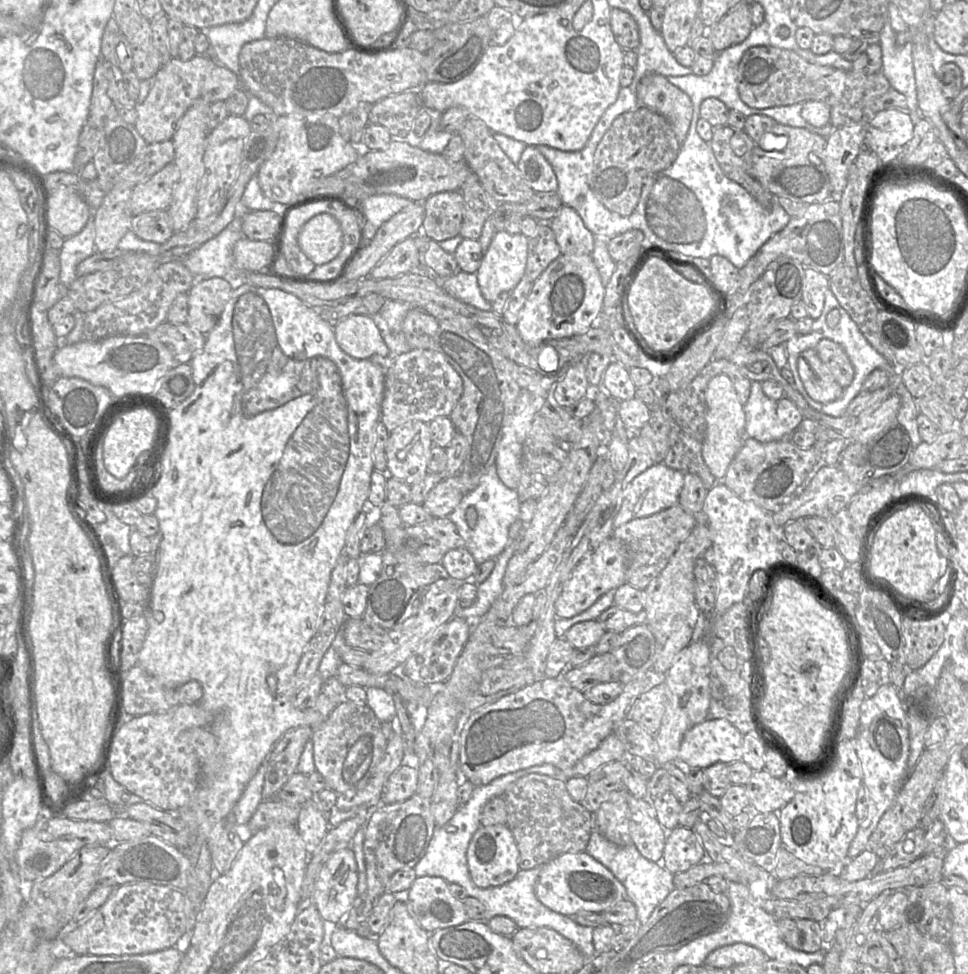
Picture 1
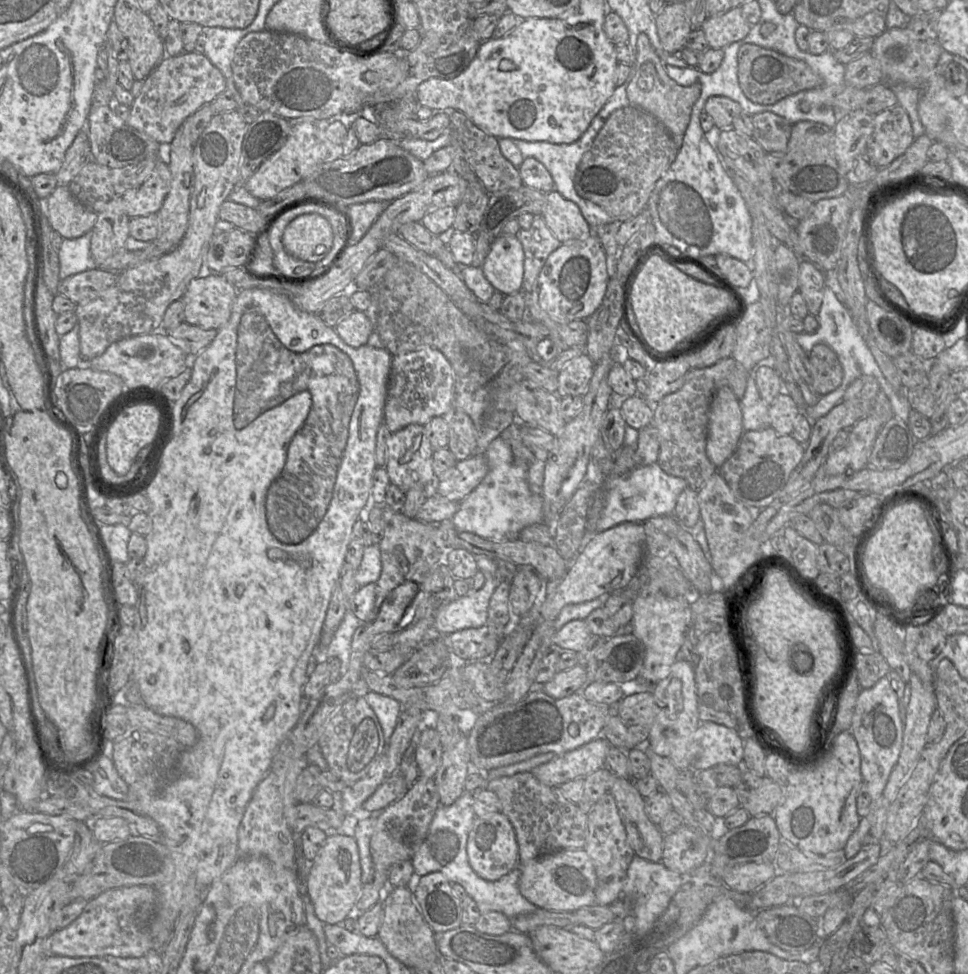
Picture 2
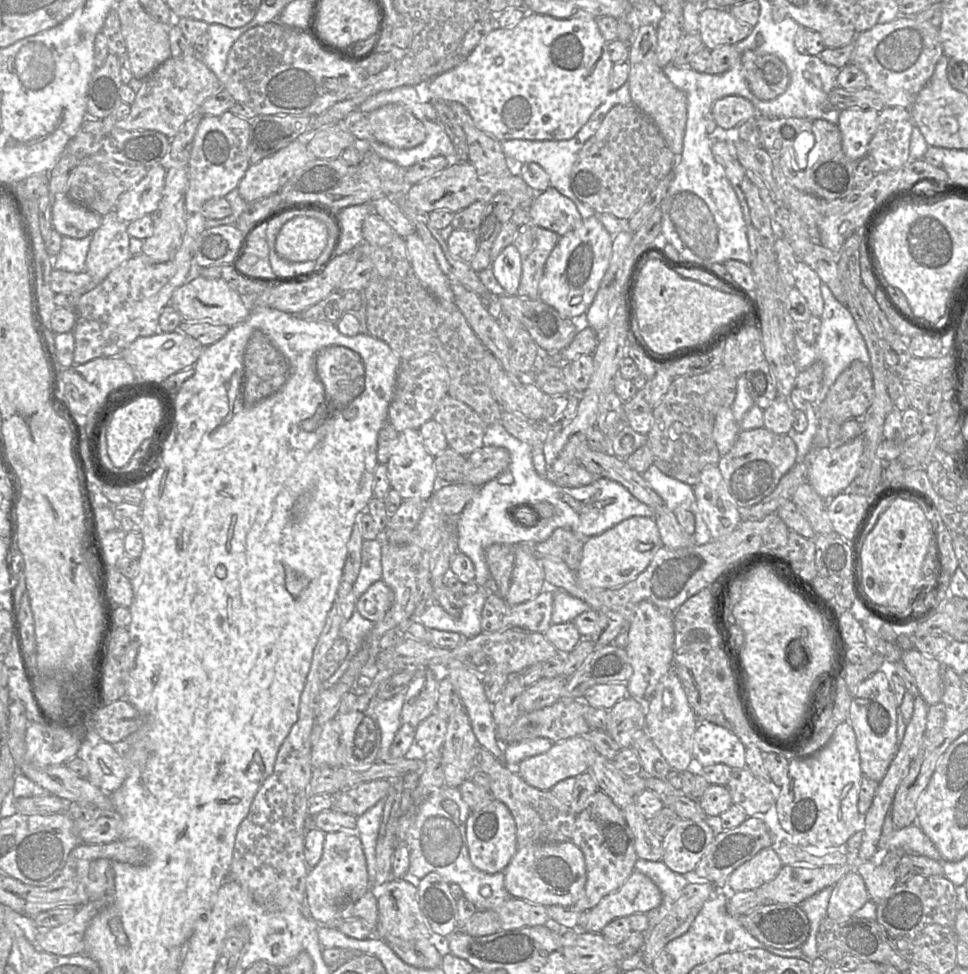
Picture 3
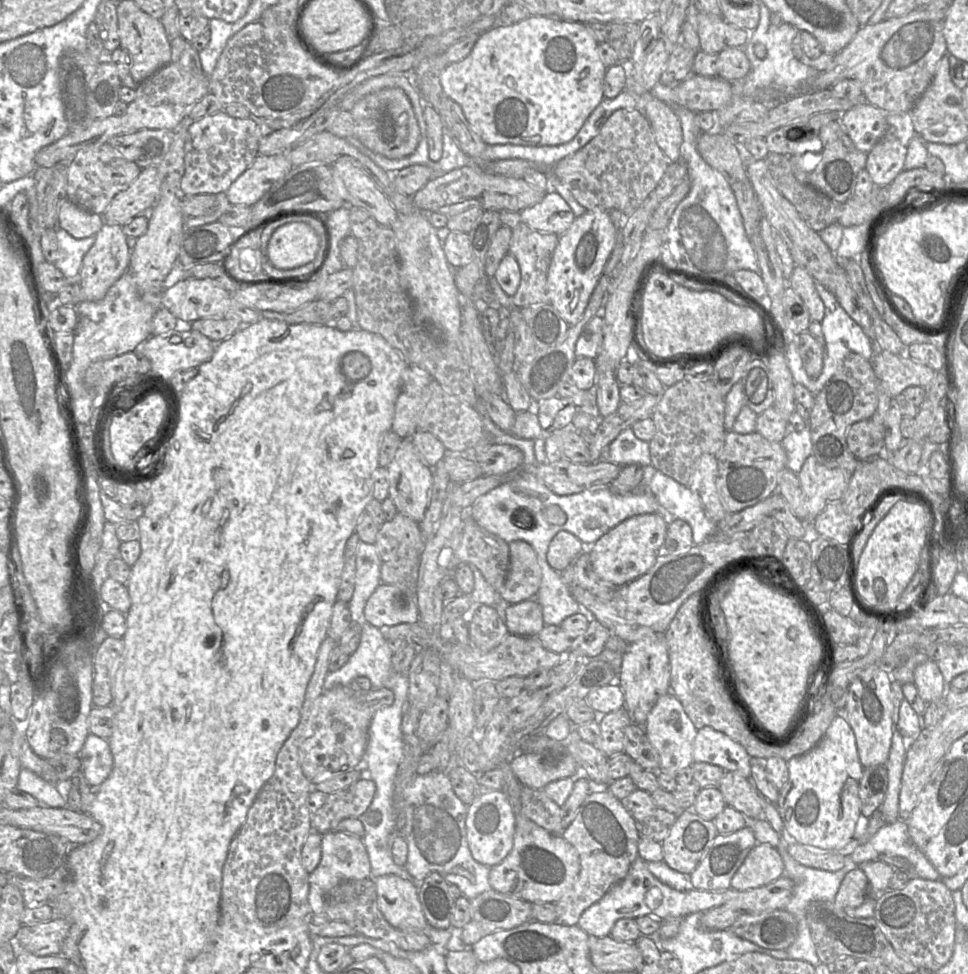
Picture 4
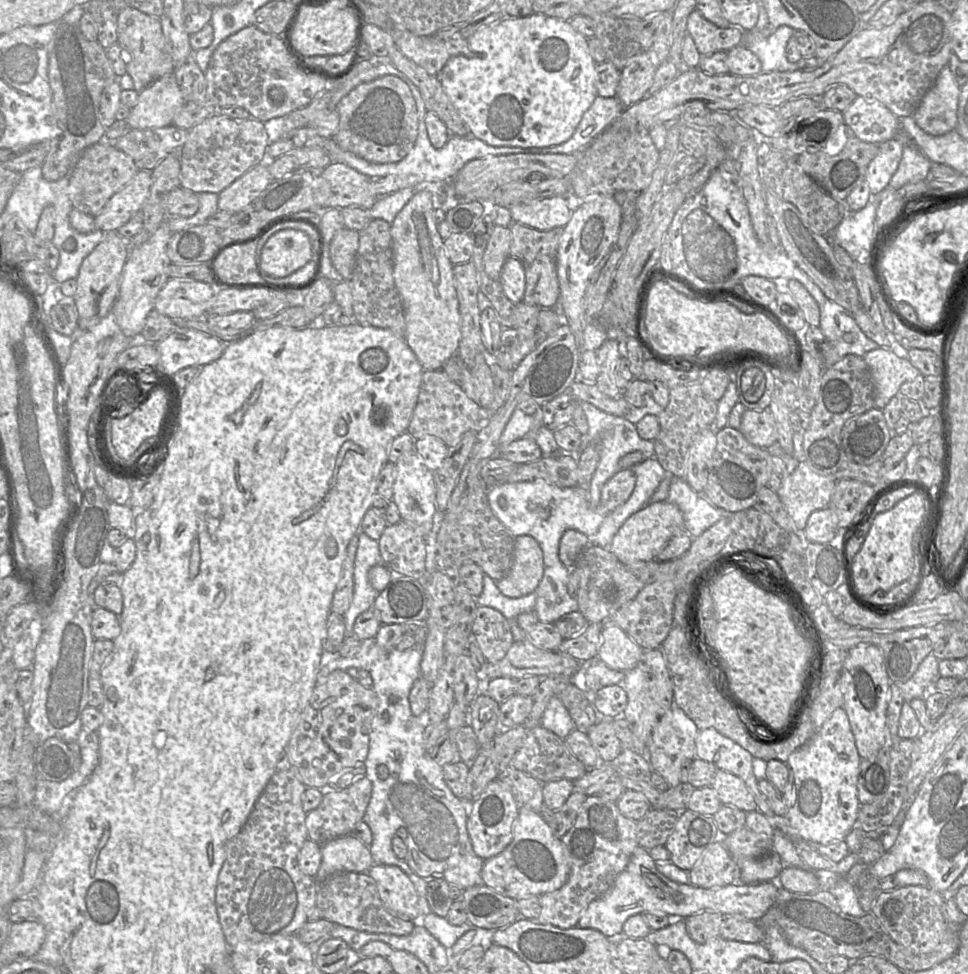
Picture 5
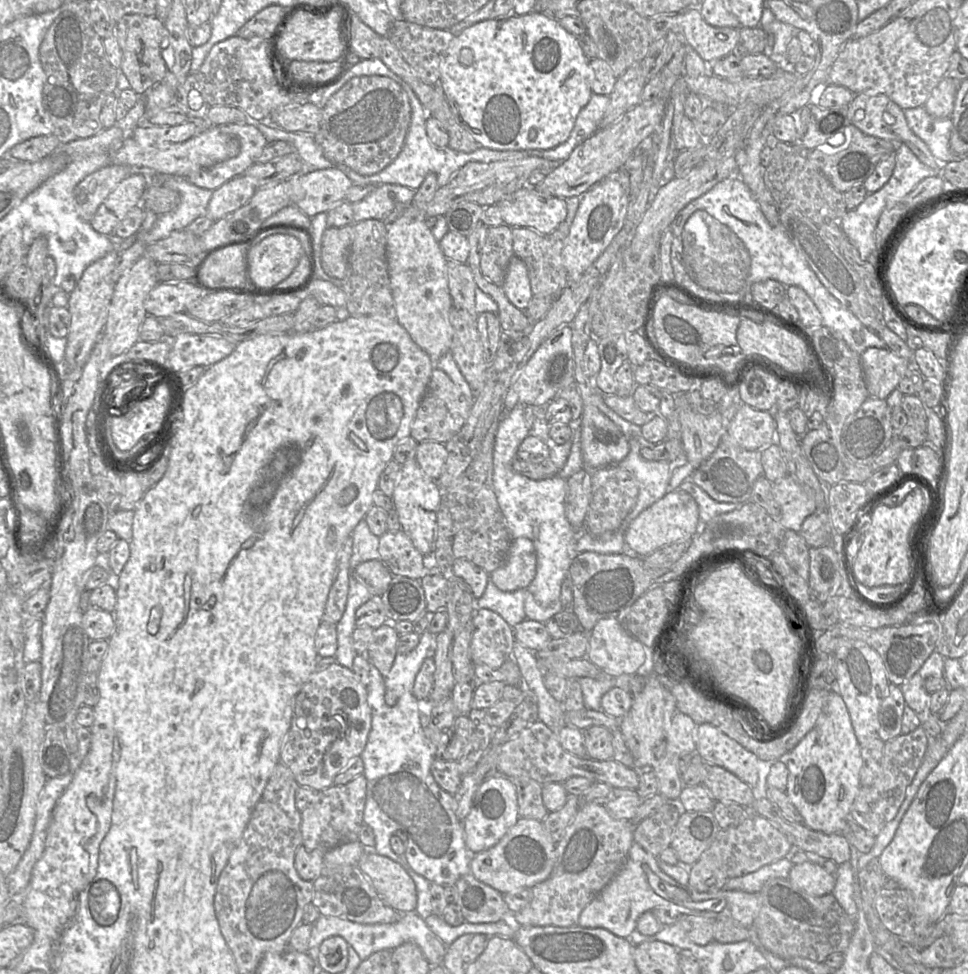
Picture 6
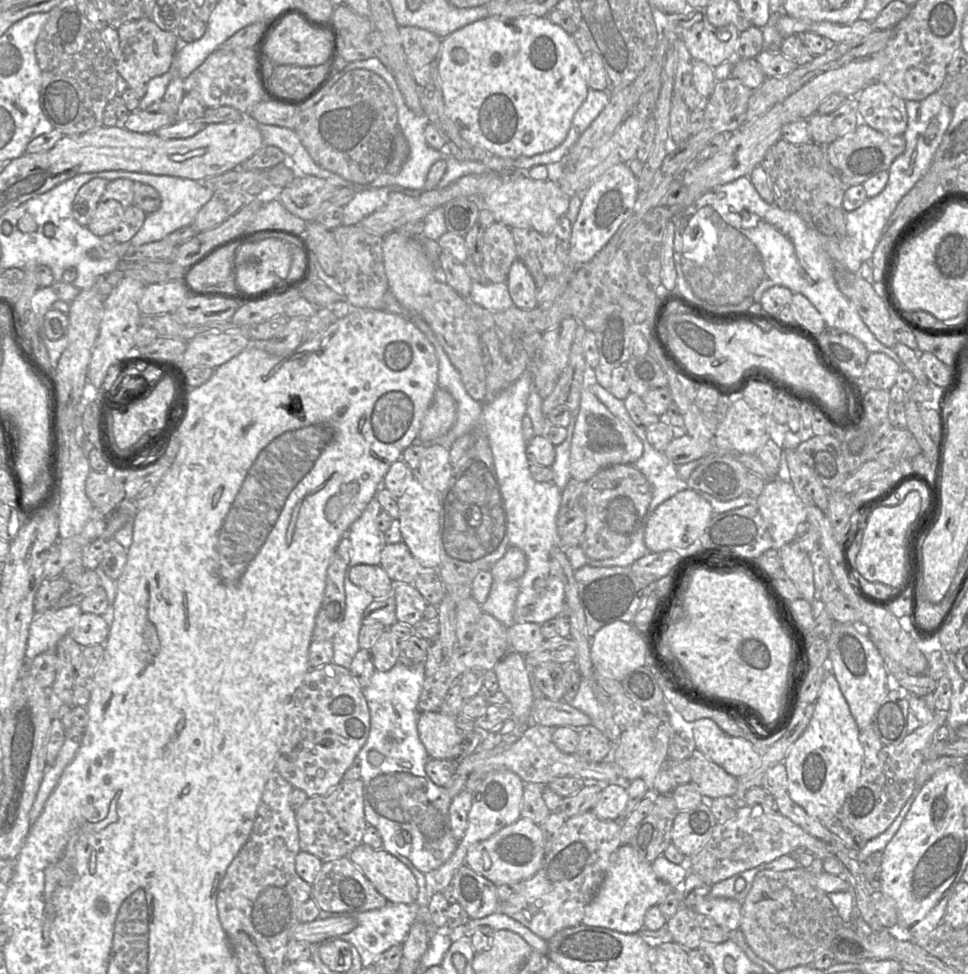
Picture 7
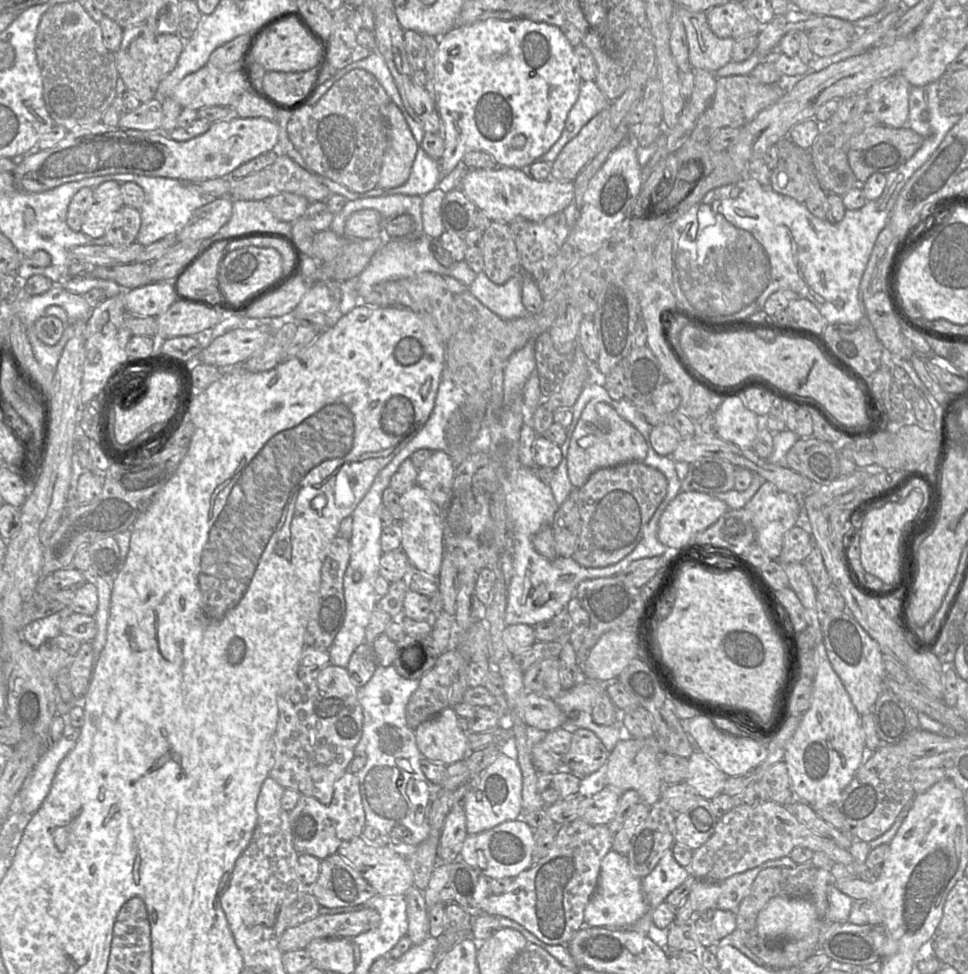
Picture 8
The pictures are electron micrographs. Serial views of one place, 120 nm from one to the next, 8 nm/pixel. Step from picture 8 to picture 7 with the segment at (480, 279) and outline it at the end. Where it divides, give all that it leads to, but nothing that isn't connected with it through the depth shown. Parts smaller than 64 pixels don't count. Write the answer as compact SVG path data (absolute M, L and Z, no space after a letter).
M472 281L470 295L466 299L492 312L502 312L514 306L506 282L480 284Z

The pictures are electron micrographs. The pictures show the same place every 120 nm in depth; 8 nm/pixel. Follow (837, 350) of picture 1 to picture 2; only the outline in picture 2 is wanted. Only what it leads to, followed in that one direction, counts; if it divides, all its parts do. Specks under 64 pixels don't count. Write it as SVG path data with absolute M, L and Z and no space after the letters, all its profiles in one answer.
M816 344L809 352L811 363L811 388L818 395L826 395L840 386L843 368L827 344Z

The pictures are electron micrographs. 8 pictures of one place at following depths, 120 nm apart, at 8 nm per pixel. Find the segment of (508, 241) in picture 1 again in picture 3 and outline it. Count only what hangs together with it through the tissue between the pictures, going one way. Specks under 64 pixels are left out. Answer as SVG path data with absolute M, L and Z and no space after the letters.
M514 244L502 250L490 266L501 287L510 296L517 295L522 276L522 262L520 253Z

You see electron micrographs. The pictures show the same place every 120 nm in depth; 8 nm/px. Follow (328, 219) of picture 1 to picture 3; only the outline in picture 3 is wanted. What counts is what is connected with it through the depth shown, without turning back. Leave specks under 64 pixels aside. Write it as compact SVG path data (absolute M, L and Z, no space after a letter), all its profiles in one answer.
M296 217L280 230L275 250L282 259L291 262L315 261L327 245L328 231L318 219Z

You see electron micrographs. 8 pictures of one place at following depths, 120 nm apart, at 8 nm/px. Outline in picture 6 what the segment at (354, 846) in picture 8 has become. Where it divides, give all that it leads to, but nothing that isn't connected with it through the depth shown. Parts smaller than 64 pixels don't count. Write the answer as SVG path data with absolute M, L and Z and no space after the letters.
M366 849L358 867L372 883L379 896L400 913L416 910L416 885L397 862Z

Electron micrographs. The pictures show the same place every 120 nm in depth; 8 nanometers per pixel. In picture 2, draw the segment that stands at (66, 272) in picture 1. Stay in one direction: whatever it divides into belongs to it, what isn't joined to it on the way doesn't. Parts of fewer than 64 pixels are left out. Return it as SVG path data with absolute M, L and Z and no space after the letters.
M89 231L79 238L62 240L58 250L60 280L96 267L91 256L91 238Z

